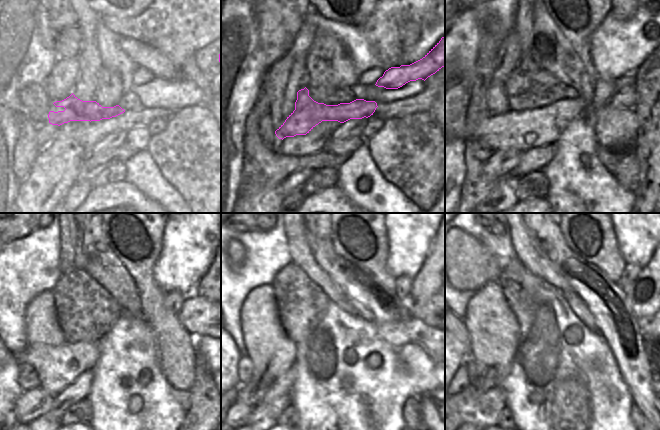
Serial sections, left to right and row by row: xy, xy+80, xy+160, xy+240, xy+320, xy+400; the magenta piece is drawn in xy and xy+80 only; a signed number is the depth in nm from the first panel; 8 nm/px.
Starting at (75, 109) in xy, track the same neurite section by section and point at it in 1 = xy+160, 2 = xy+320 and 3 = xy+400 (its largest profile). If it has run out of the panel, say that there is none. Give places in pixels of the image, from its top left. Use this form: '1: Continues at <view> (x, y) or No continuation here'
1: Continues at xy+160 (522, 130)
2: Continues at xy+320 (283, 385)
3: Continues at xy+400 (481, 409).

